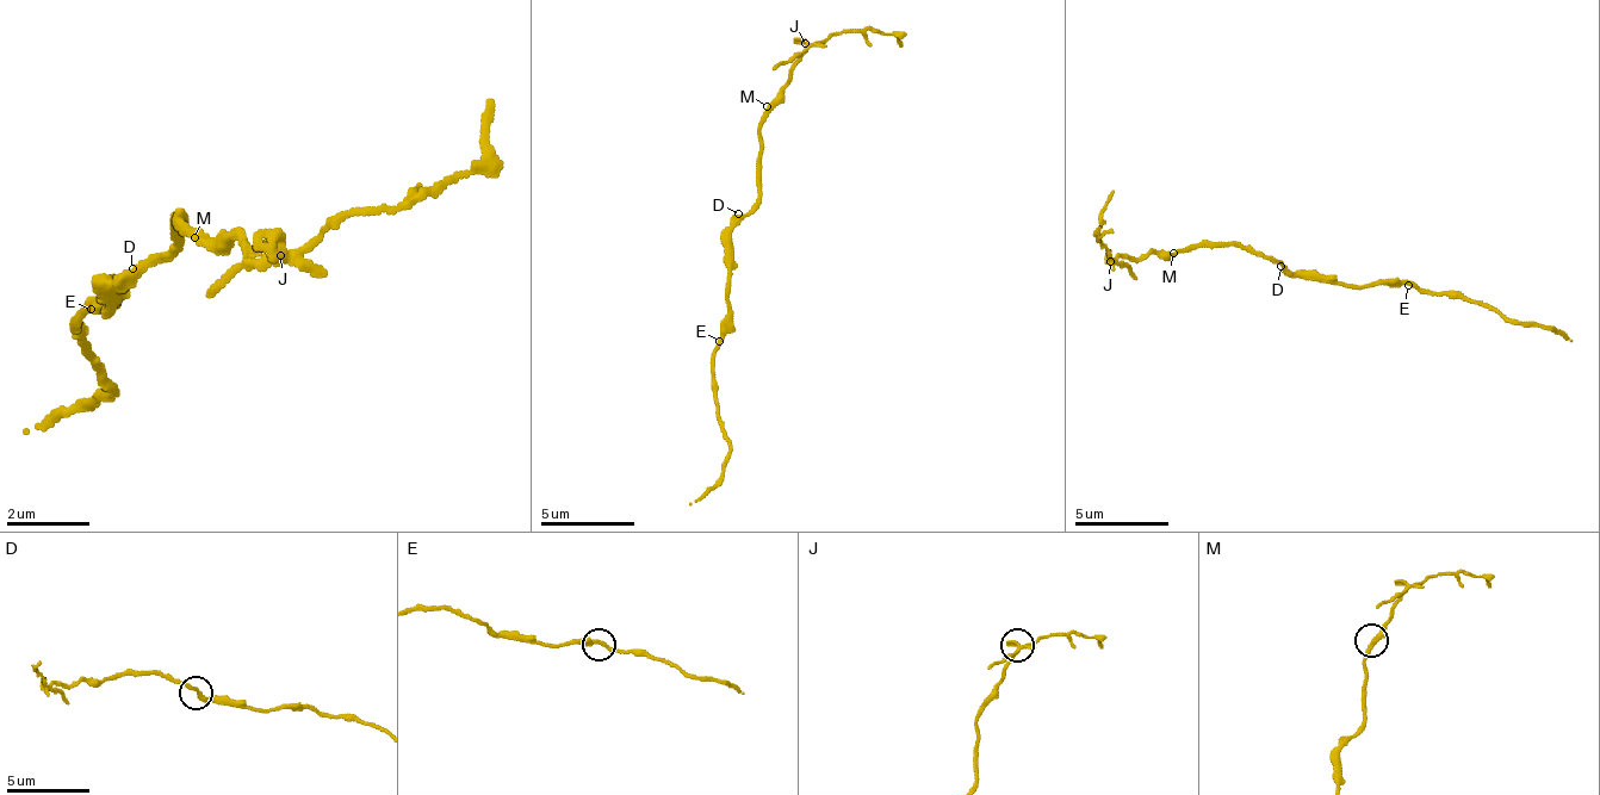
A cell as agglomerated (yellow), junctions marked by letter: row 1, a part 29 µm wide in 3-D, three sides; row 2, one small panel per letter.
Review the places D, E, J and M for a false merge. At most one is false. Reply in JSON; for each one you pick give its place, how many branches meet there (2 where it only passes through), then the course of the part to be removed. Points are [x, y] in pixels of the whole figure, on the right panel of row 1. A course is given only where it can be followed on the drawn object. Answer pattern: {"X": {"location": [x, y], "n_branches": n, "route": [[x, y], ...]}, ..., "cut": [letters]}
{"J": {"location": [1110, 261], "n_branches": 2, "route": [[1111, 262], [1097, 243], [1111, 191]]}, "cut": ["J"]}

